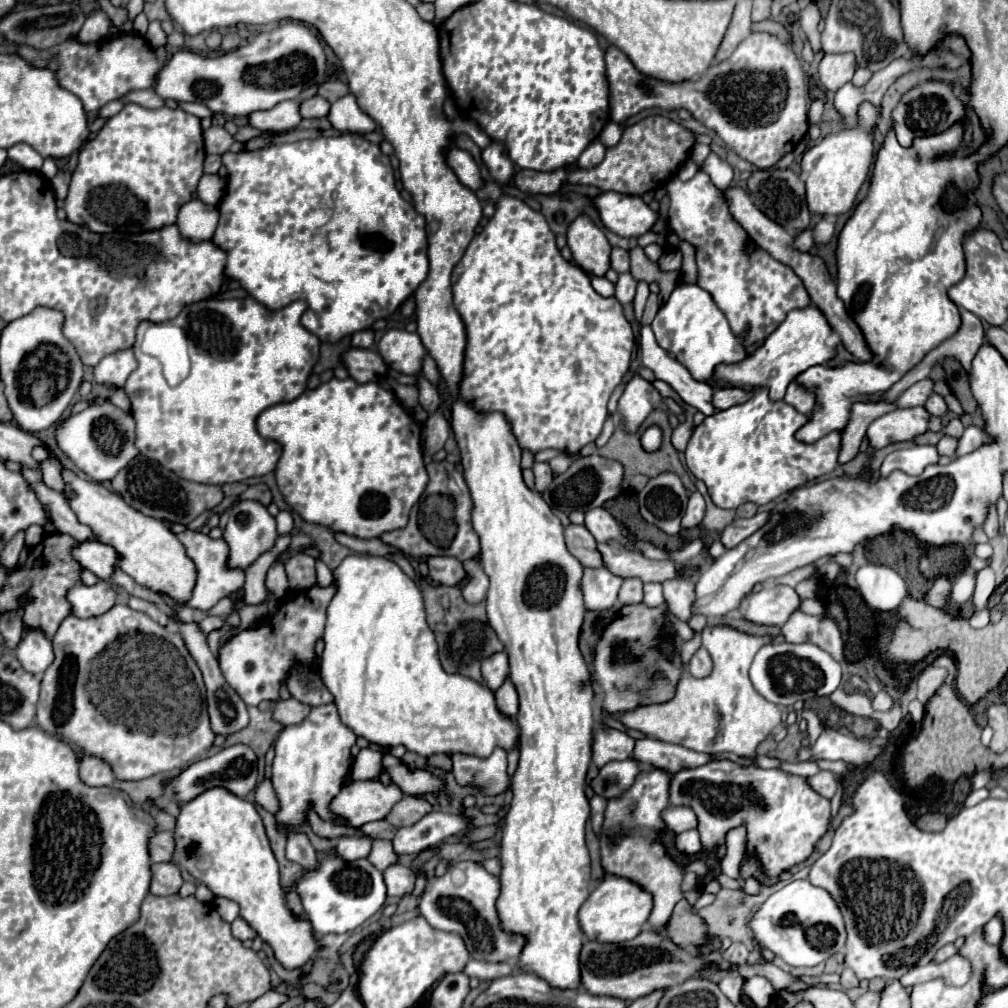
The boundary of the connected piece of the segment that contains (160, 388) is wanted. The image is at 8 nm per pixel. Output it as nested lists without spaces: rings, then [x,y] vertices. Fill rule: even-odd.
[[[234,298],[234,300],[206,300],[206,302],[196,302],[196,304],[190,304],[190,306],[186,306],[176,318],[163,323],[152,323],[152,324],[172,324],[172,326],[178,326],[178,328],[182,328],[184,332],[186,332],[186,338],[188,338],[188,344],[190,344],[190,376],[186,378],[186,380],[182,380],[176,388],[168,388],[168,384],[166,384],[166,380],[164,380],[164,376],[162,376],[162,370],[160,370],[160,366],[158,366],[158,362],[154,360],[154,358],[150,358],[150,356],[146,356],[146,354],[142,354],[142,350],[140,350],[140,342],[142,342],[142,336],[144,336],[144,328],[148,328],[148,322],[142,322],[140,326],[138,326],[138,334],[136,334],[136,344],[134,344],[134,356],[136,356],[136,360],[138,360],[138,368],[128,376],[128,382],[126,382],[126,394],[128,394],[128,398],[130,398],[130,402],[132,402],[132,416],[134,416],[134,420],[136,420],[136,448],[140,450],[140,454],[144,454],[146,458],[150,458],[150,460],[156,460],[156,462],[160,462],[164,468],[168,468],[168,470],[172,470],[172,472],[176,472],[180,478],[184,478],[184,480],[192,480],[192,482],[200,482],[200,484],[226,484],[226,482],[240,482],[240,480],[246,480],[246,478],[252,478],[252,476],[264,476],[264,474],[268,474],[268,472],[272,472],[274,468],[276,468],[276,464],[278,464],[278,458],[280,458],[280,454],[282,454],[282,446],[276,442],[276,440],[268,440],[268,438],[262,438],[260,434],[258,434],[258,430],[256,430],[256,418],[266,410],[266,408],[270,408],[270,406],[276,406],[276,404],[282,404],[282,402],[292,402],[292,400],[296,400],[304,390],[306,390],[306,382],[308,382],[308,376],[310,376],[310,372],[312,372],[312,368],[314,368],[314,364],[318,362],[318,356],[320,356],[320,340],[318,340],[318,336],[314,336],[312,332],[308,332],[302,324],[300,324],[300,318],[302,318],[302,314],[306,312],[306,302],[304,300],[296,300],[296,302],[292,302],[292,304],[288,304],[286,308],[280,308],[280,310],[270,310],[270,308],[266,308],[264,304],[260,304],[260,302],[256,302],[254,298]]]

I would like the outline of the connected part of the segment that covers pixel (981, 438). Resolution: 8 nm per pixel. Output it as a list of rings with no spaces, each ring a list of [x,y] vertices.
[[[968,426],[962,434],[962,438],[958,440],[958,448],[956,448],[956,456],[964,456],[974,452],[978,446],[982,446],[988,440],[988,434],[976,426]]]

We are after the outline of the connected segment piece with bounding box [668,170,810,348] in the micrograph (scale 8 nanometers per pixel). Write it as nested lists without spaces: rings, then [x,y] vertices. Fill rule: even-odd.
[[[698,170],[688,182],[672,178],[668,182],[668,196],[668,226],[680,240],[696,248],[698,286],[710,292],[716,306],[728,318],[732,332],[742,338],[746,348],[770,336],[790,310],[810,304],[810,296],[792,268],[774,260],[762,248],[748,250],[748,234],[732,218],[724,192],[712,184],[708,174]]]

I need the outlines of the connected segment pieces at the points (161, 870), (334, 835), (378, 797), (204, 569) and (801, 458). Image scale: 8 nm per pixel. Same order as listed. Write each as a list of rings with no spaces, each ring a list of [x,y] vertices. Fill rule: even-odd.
[[[174,862],[166,864],[152,864],[152,884],[150,884],[150,894],[156,896],[170,896],[176,894],[182,886],[182,876],[180,870]]]
[[[314,812],[308,814],[308,822],[312,824],[312,830],[322,836],[322,838],[328,838],[328,840],[338,840],[340,836],[354,836],[358,834],[354,828],[348,828],[348,826],[338,826],[334,822],[324,822],[320,820]]]
[[[354,780],[342,788],[330,808],[334,814],[346,818],[350,826],[358,828],[366,822],[386,818],[402,796],[394,782],[386,786],[380,780]]]
[[[184,530],[184,532],[176,534],[176,536],[184,544],[186,554],[194,560],[194,564],[198,568],[198,582],[196,582],[196,588],[194,588],[194,596],[188,602],[190,608],[210,610],[218,600],[222,600],[230,592],[242,588],[242,584],[244,584],[244,572],[240,572],[240,570],[228,570],[226,568],[228,546],[226,546],[224,540],[212,540],[210,536],[204,536],[202,532],[194,532],[194,530]]]
[[[756,388],[752,398],[744,404],[736,404],[728,410],[718,410],[712,416],[706,416],[700,426],[694,428],[692,438],[686,448],[686,466],[688,470],[706,484],[712,502],[718,508],[736,510],[744,502],[768,504],[770,500],[804,486],[824,474],[830,474],[838,468],[838,450],[840,450],[840,432],[832,432],[820,438],[814,444],[802,444],[794,438],[794,432],[808,420],[806,414],[800,414],[794,406],[786,402],[772,402],[768,398],[768,388]]]

